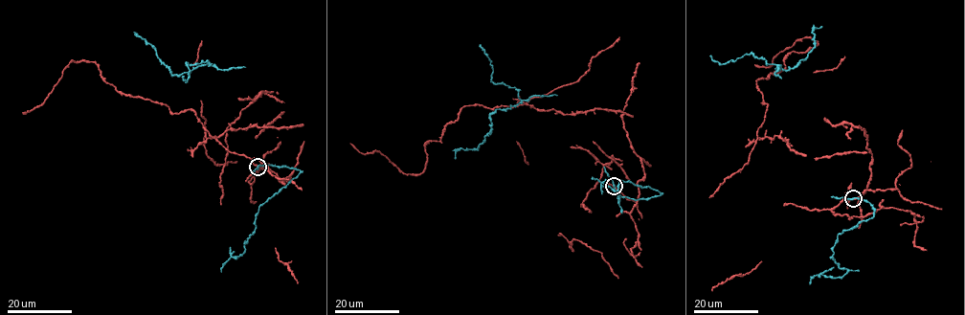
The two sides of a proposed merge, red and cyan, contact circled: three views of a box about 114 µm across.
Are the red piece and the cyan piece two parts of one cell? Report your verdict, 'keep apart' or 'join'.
join

